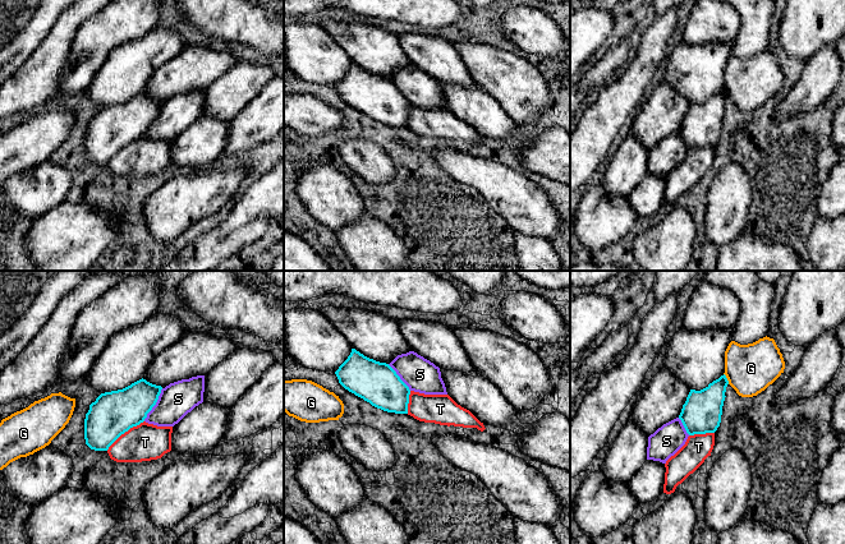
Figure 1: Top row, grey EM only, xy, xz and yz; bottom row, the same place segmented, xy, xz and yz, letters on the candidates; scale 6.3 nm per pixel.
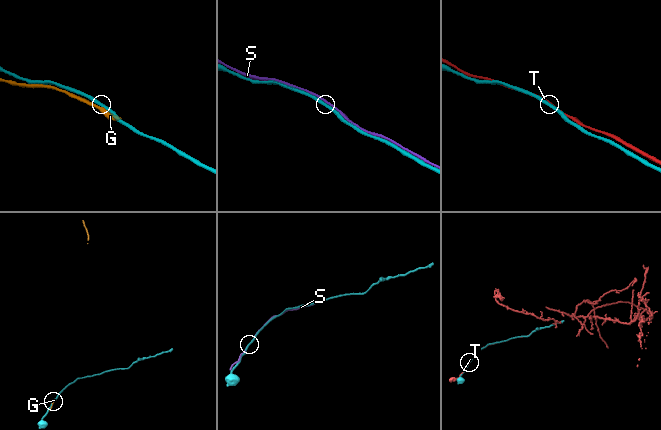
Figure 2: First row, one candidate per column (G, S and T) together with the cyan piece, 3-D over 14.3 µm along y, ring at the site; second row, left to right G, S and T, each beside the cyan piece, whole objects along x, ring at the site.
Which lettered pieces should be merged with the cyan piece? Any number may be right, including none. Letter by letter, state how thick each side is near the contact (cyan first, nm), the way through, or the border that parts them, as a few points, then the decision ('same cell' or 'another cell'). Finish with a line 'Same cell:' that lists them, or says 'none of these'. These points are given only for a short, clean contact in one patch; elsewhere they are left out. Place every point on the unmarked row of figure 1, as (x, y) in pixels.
G: calibres 240 and 300 nm; another cell
S: calibres 260 and 220 nm; another cell
T: calibres 280 and 240 nm; another cell
Same cell: none of these

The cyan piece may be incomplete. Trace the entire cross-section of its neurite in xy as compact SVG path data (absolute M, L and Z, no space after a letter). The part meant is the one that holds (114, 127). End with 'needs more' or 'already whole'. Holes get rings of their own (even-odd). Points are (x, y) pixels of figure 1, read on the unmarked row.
M142 92L123 103L101 107L86 128L86 158L107 165L121 148L144 135L161 103Z; already whole

